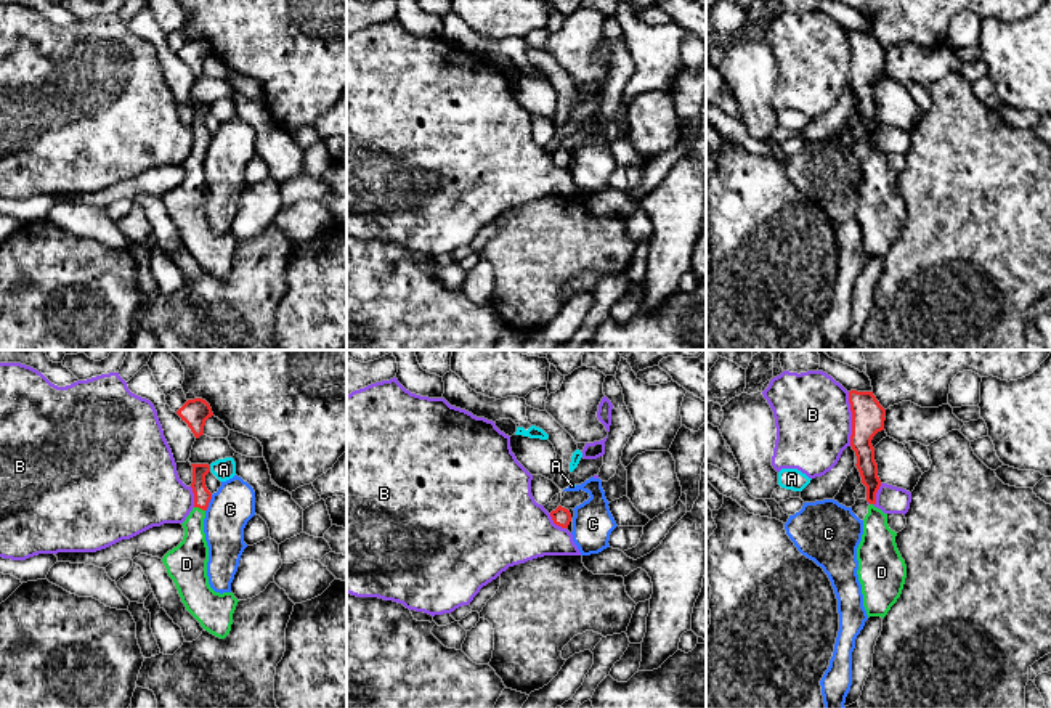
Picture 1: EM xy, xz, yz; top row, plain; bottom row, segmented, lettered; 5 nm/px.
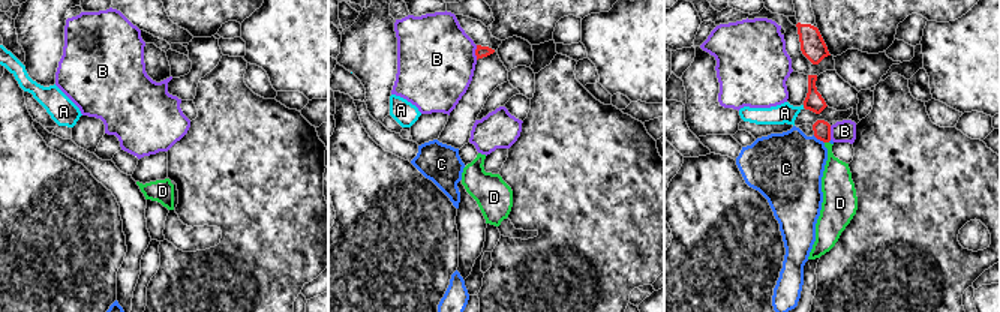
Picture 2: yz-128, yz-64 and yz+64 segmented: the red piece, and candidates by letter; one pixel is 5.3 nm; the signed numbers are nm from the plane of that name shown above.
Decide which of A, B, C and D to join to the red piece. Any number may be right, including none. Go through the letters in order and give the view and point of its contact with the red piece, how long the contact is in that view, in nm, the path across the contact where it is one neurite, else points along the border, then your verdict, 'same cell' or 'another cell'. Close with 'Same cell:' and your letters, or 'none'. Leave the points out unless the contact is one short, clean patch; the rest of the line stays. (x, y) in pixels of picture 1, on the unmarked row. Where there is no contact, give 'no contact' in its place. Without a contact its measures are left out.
A: meets red in xy at (209, 109); contact 30 nm long; another cell
B: meets red in yz at (852, 60); contact 280 nm long; another cell
C: meets red in xy at (209, 142); contact 90 nm long; border along xy (212, 135), (206, 151); another cell
D: meets red in xy at (199, 148); contact 60 nm long; runs through xy (202, 137), (199, 148), (194, 161), (191, 196); same cell
Same cell: D

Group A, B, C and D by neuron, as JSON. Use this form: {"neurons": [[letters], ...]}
{"neurons": [["A"], ["B"], ["C"], ["D"]]}

